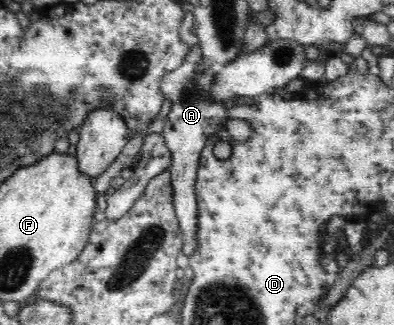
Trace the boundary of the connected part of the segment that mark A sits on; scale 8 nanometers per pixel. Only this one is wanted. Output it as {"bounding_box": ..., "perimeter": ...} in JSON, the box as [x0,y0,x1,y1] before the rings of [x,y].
{"bounding_box":[159,44,230,257],"perimeter":[[[190,44],[187,54],[179,68],[172,70],[161,78],[159,88],[164,96],[171,101],[171,110],[167,116],[168,121],[164,122],[163,137],[165,145],[169,147],[172,154],[171,187],[173,187],[173,205],[175,205],[175,215],[179,219],[179,229],[181,229],[181,239],[183,239],[182,253],[188,257],[197,248],[197,217],[198,202],[196,197],[197,171],[201,153],[207,139],[219,128],[223,127],[223,122],[228,118],[227,112],[230,105],[224,102],[212,102],[211,84],[215,80],[217,69],[205,71],[195,71],[197,64],[203,60],[201,48],[198,44]]]}

